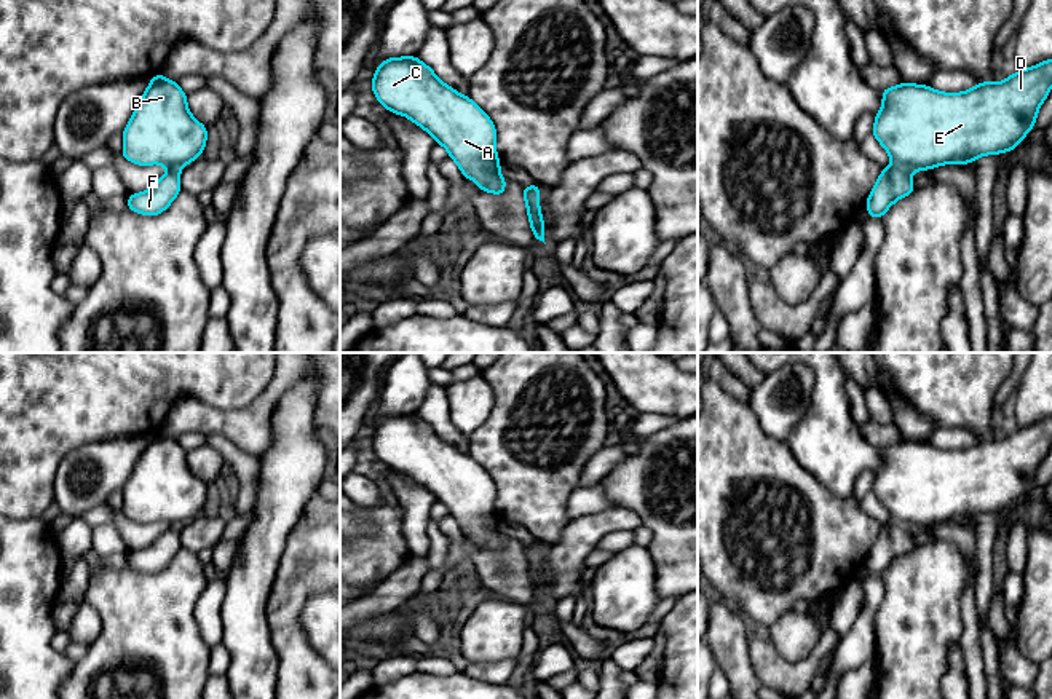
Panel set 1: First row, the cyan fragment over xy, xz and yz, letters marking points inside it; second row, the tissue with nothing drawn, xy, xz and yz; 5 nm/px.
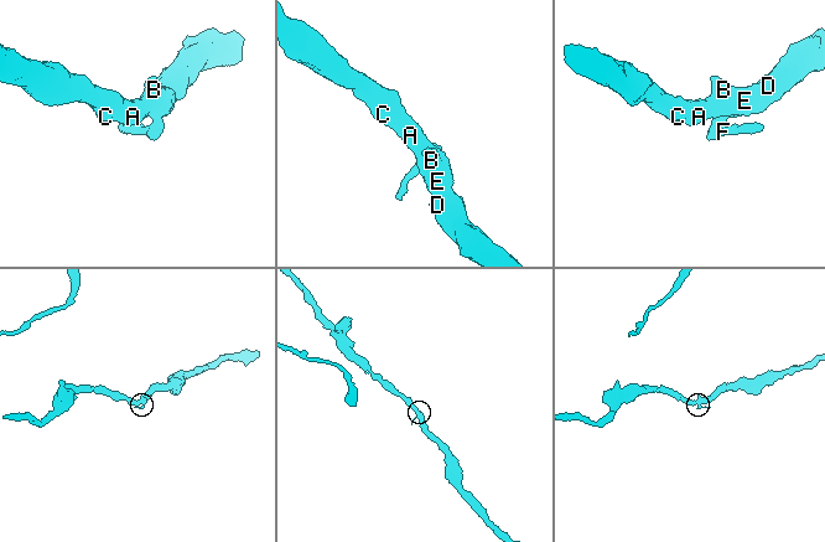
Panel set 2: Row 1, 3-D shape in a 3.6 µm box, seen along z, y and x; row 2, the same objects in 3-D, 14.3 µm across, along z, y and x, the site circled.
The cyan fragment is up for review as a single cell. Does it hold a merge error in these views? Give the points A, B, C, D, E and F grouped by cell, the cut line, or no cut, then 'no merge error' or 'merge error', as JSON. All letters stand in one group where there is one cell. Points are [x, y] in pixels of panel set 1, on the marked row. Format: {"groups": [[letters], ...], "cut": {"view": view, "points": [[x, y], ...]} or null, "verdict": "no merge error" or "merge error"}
{"groups": [["A", "B", "C", "D", "E"], ["F"]], "cut": {"view": "xz", "points": [[524, 195], [537, 205]]}, "verdict": "merge error"}

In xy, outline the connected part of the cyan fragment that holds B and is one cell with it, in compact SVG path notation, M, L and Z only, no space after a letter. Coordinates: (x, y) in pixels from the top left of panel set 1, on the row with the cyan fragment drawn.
M161 72L150 78L121 134L121 156L139 166L187 166L203 155L208 140L208 128L187 107L187 94Z

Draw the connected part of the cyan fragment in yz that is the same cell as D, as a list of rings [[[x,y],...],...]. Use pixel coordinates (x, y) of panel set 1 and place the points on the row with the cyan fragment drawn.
[[[1052,59],[1018,70],[1001,83],[990,80],[964,93],[940,93],[927,85],[902,83],[881,89],[883,107],[872,136],[892,161],[910,171],[971,164],[975,158],[1012,152],[1033,129],[1041,104],[1052,88]]]

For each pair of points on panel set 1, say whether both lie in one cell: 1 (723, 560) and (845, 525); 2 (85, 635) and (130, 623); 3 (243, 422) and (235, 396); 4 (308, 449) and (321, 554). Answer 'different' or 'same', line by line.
1: same
2: different
3: different
4: different

